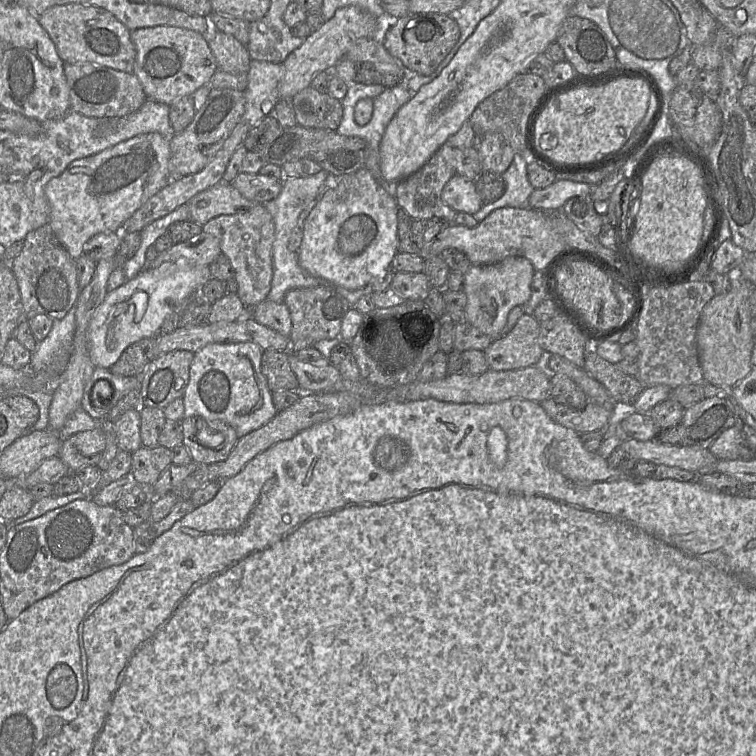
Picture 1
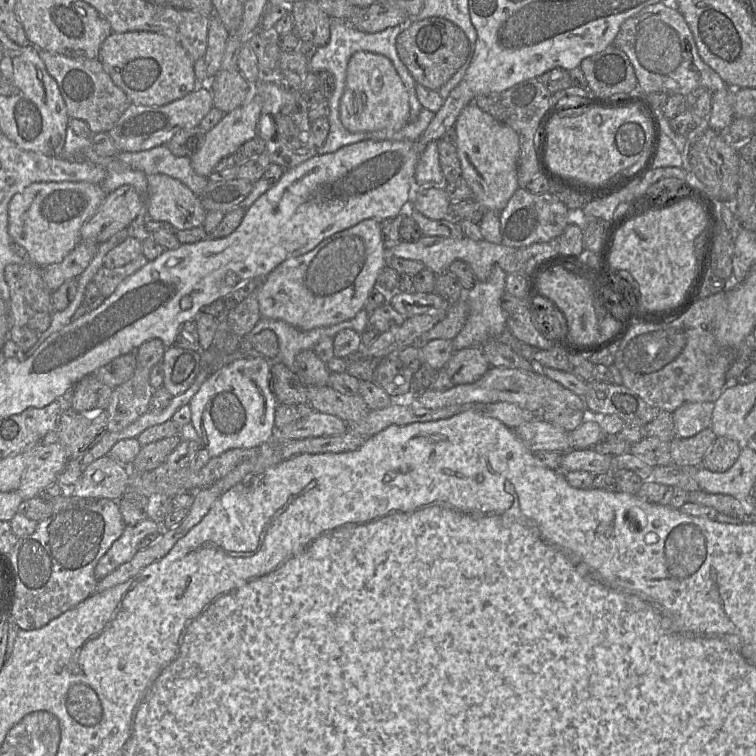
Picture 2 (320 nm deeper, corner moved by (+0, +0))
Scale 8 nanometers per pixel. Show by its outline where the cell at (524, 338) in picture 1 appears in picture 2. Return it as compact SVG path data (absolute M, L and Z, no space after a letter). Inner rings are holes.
M467 347L454 352L443 368L454 385L479 380L491 367L480 347Z

